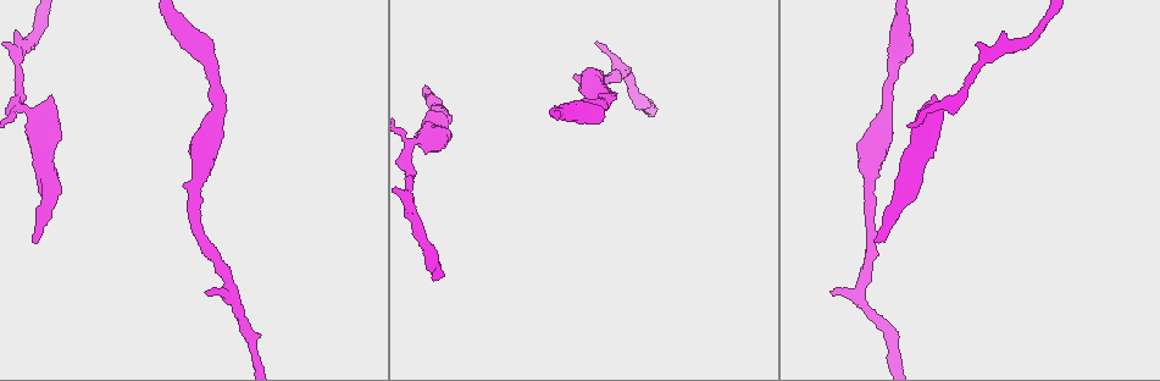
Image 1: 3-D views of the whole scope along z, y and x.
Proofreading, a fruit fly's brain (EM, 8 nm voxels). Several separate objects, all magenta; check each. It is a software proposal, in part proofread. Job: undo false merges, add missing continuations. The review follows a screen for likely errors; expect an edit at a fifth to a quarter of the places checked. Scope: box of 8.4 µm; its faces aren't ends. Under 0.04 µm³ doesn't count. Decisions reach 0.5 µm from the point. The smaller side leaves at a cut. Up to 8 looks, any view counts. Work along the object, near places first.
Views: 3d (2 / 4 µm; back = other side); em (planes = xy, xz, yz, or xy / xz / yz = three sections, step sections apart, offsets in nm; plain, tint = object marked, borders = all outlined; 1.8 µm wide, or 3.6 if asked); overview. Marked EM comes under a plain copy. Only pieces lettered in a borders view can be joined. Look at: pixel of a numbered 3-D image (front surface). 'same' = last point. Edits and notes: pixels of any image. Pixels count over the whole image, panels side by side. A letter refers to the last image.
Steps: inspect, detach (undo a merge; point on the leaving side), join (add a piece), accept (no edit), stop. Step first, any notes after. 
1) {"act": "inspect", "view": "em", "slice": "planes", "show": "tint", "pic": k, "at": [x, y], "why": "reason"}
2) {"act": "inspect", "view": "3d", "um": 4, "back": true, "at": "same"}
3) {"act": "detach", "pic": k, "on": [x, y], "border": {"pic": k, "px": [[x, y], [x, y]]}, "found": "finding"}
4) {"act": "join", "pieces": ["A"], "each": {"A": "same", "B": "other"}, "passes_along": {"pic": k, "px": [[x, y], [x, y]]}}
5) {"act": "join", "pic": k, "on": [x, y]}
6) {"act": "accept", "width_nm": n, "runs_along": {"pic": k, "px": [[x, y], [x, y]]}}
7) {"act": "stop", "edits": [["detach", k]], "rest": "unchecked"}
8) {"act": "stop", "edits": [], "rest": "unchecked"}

{"act": "inspect", "view": "em", "slice": "xy", "step": 16, "show": "borders", "pic": 1, "at": [426, 87], "why": "free end"}

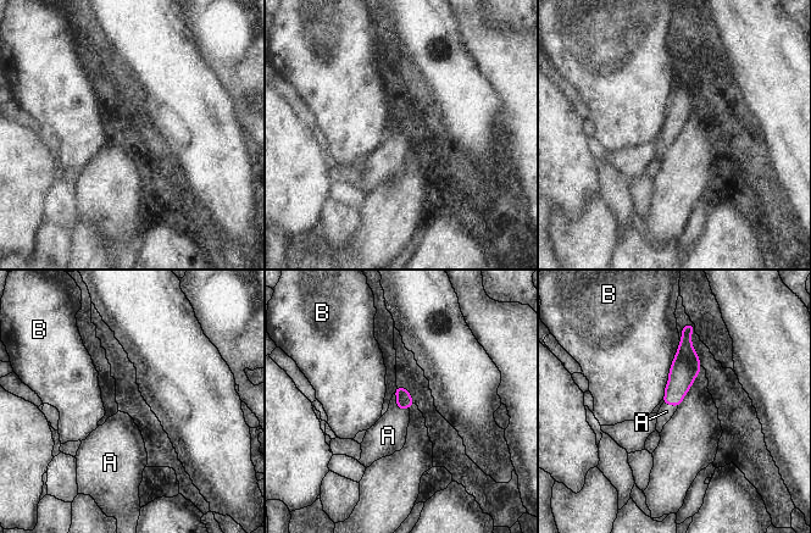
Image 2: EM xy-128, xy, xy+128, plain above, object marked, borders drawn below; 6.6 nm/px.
{"act": "join", "pieces": ["A"], "each": {"A": "same", "B": "other"}, "passes_along": {"pic": 2, "px": [[404, 400], [396, 406], [388, 436]]}, "found": "it goes on there"}

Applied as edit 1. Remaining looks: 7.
{"act": "inspect", "view": "overview"}

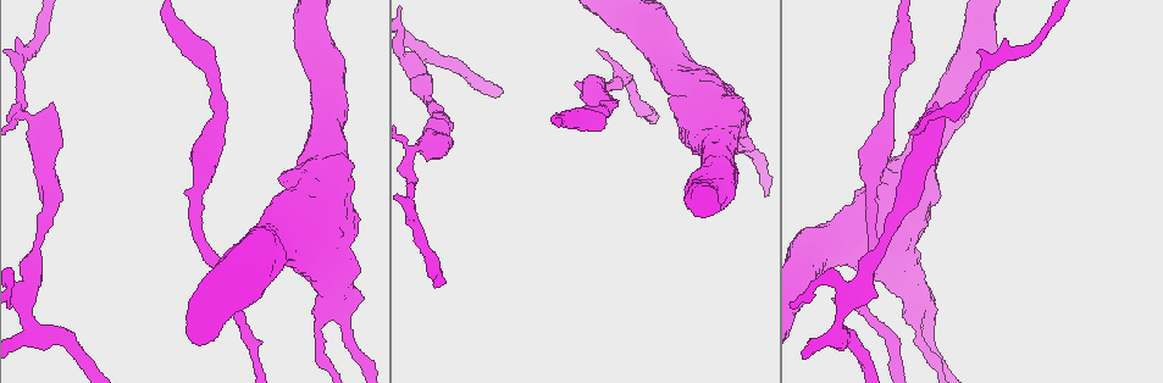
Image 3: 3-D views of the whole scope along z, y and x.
{"act": "inspect", "view": "3d", "um": 4, "pic": 3, "at": [420, 148], "why": "a fork"}

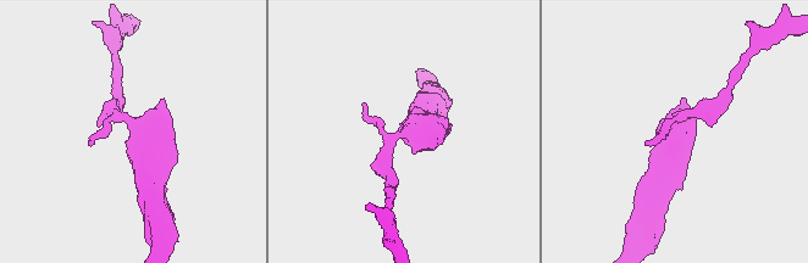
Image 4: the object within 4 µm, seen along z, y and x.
{"act": "inspect", "view": "em", "um": 3.6, "slice": "planes", "show": "tint", "pic": 4, "at": [129, 119], "arms": 3, "why": "need the tissue"}

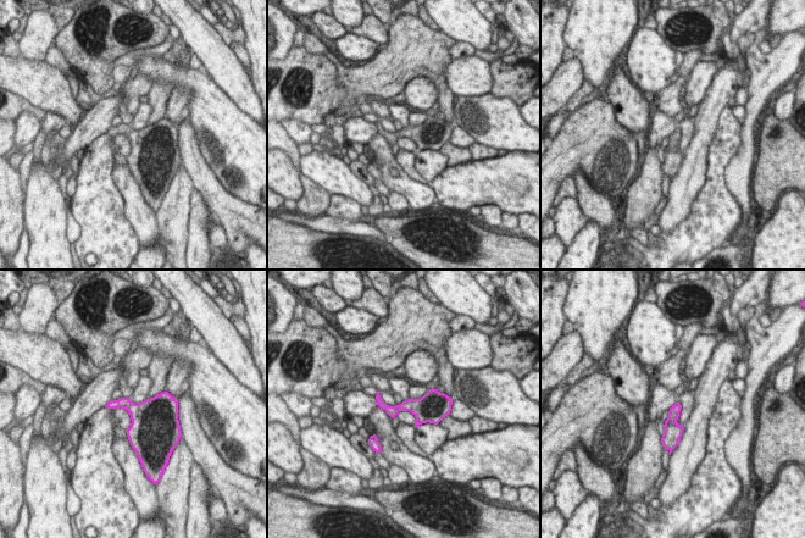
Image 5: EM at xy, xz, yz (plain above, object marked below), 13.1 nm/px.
{"act": "inspect", "view": "em", "um": 3.6, "slice": "planes", "show": "borders", "at": "same"}

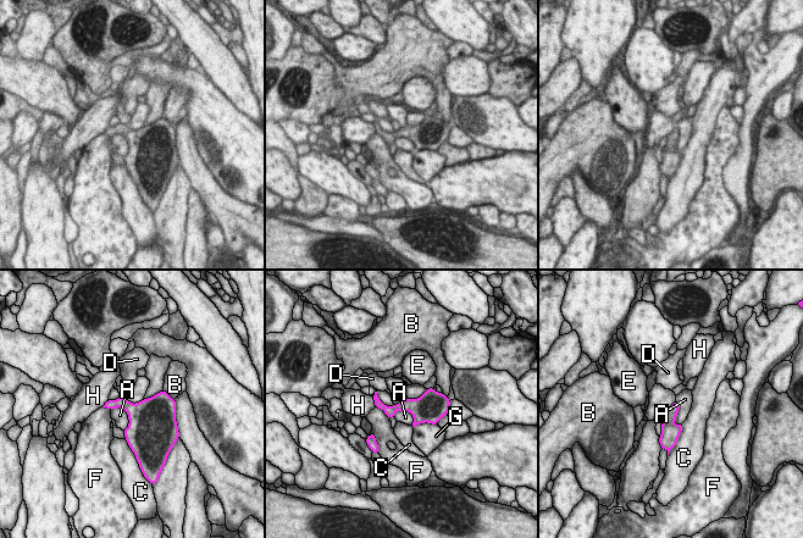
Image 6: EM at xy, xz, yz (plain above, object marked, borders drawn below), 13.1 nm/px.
{"act": "accept", "width_nm": 160, "each": {"A": "other", "B": "other", "C": "other", "D": "other", "E": "other", "F": "other", "G": "other", "H": "other"}, "border": {"pic": 6, "px": [[111, 408], [127, 414], [123, 431]]}, "found": "continuous, no second neuron"}

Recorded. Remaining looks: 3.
{"act": "inspect", "view": "em", "slice": "planes", "show": "borders", "pic": 3, "at": [894, 66], "why": "sudden change in width"}

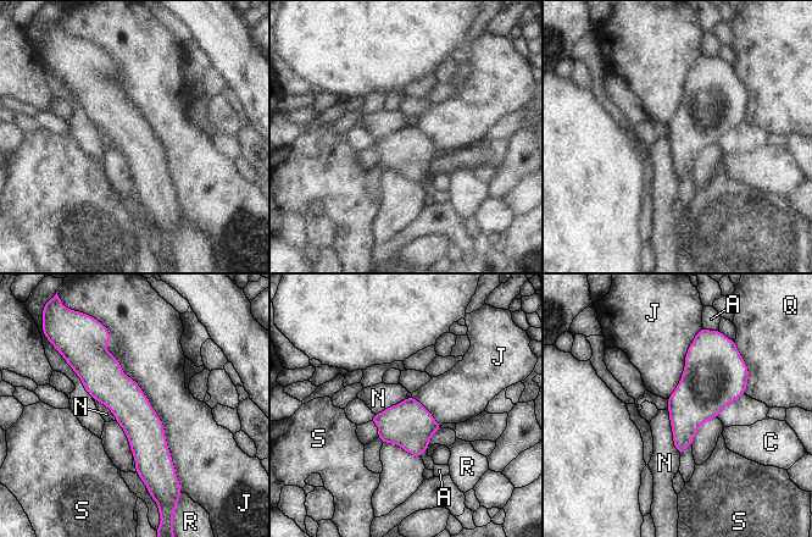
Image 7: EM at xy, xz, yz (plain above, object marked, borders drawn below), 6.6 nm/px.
{"act": "accept", "each": {"A": "other", "C": "other", "J": "other", "N": "other", "Q": "other", "R": "other", "S": "other"}, "border": {"pic": 7, "px": [[667, 409], [672, 441], [679, 455]]}, "found": "continuous, no second neuron"}

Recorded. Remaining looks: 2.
{"act": "stop", "edits": [["join", 2]], "rest": "unchecked"}

